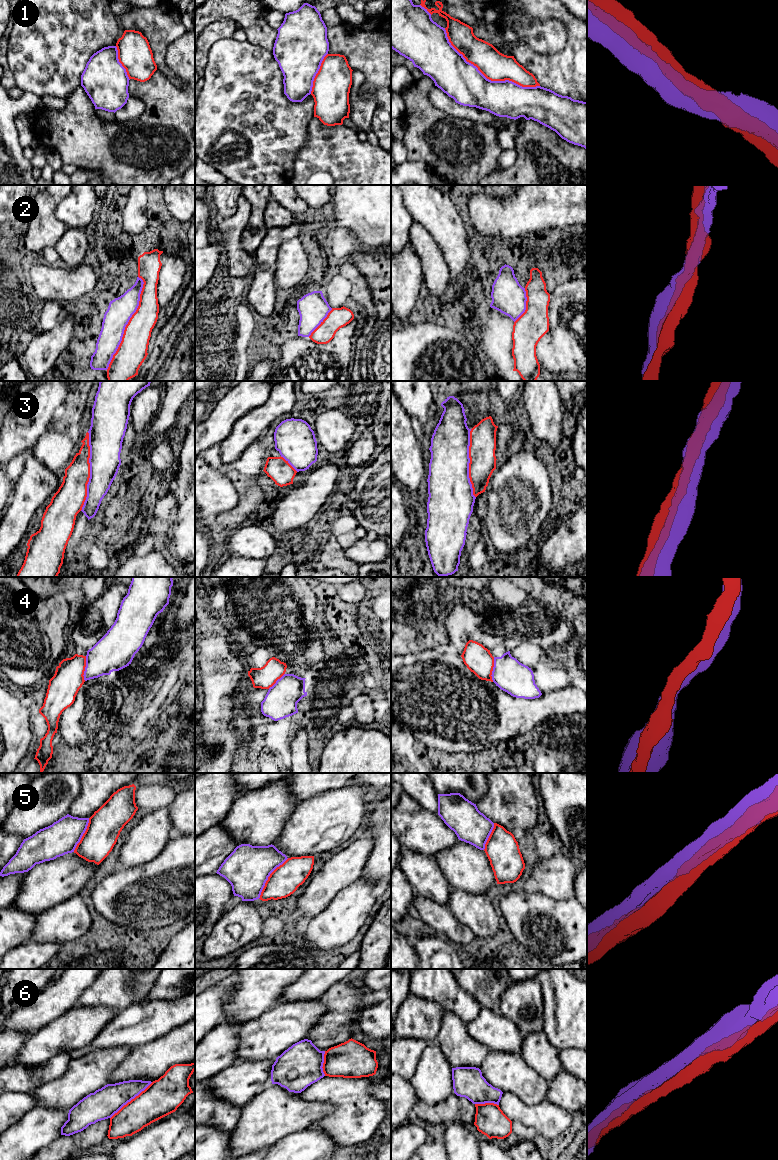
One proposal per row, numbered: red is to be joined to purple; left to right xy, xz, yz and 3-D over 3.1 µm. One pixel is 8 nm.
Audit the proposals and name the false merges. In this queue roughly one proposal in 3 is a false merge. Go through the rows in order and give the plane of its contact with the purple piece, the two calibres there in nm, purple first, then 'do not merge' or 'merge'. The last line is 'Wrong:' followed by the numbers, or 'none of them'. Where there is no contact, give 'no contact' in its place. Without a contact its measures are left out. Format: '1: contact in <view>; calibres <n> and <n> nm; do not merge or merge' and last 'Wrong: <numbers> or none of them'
1: contact in yz; calibres 320 and 240 nm; merge
2: contact in xy; calibres 200 and 240 nm; do not merge
3: contact in xy; calibres 260 and 240 nm; merge
4: contact in xy; calibres 280 and 240 nm; merge
5: contact in xz; calibres 360 and 240 nm; do not merge
6: contact in xy; calibres 240 and 300 nm; do not merge
Wrong: 2, 5, 6

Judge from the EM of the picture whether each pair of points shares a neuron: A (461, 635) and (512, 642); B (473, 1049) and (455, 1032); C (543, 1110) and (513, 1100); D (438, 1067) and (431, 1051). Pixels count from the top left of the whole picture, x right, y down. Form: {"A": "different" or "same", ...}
{"A": "same", "B": "same", "C": "same", "D": "same"}

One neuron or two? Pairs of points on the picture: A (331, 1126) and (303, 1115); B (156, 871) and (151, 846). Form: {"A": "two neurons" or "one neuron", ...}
{"A": "two neurons", "B": "two neurons"}

